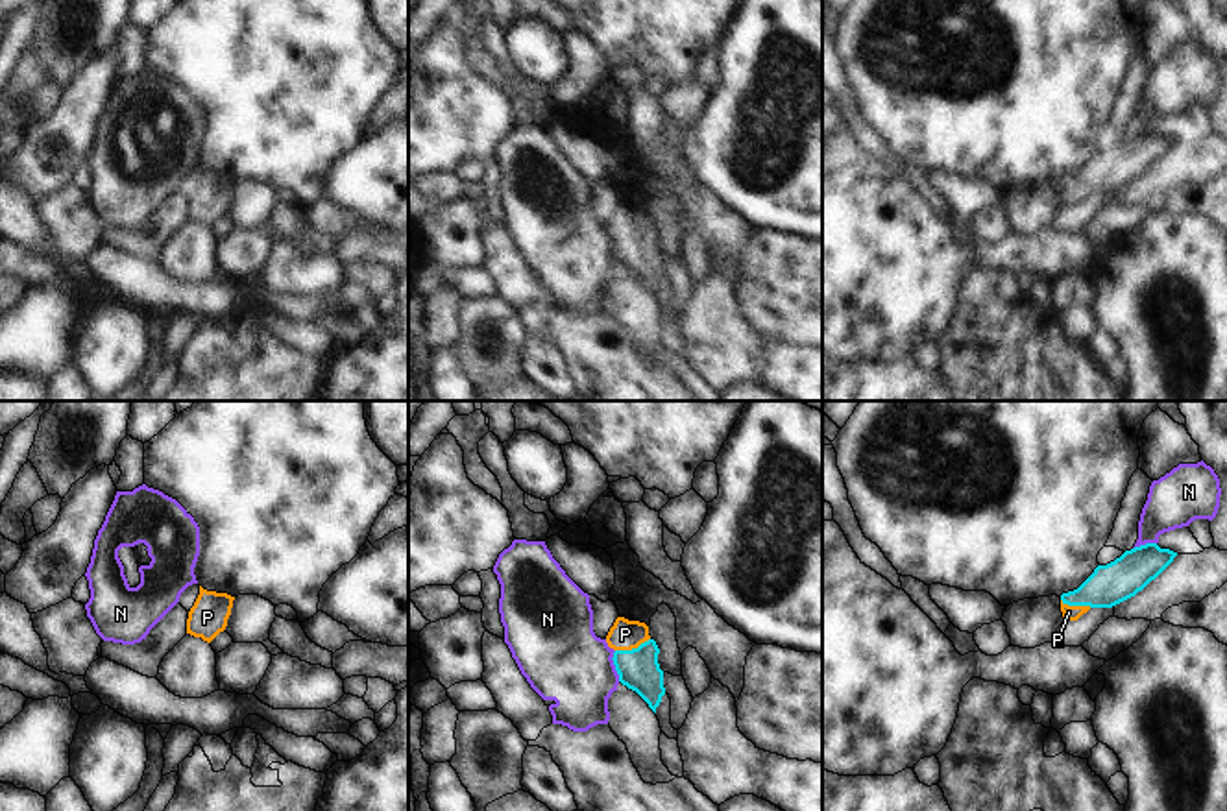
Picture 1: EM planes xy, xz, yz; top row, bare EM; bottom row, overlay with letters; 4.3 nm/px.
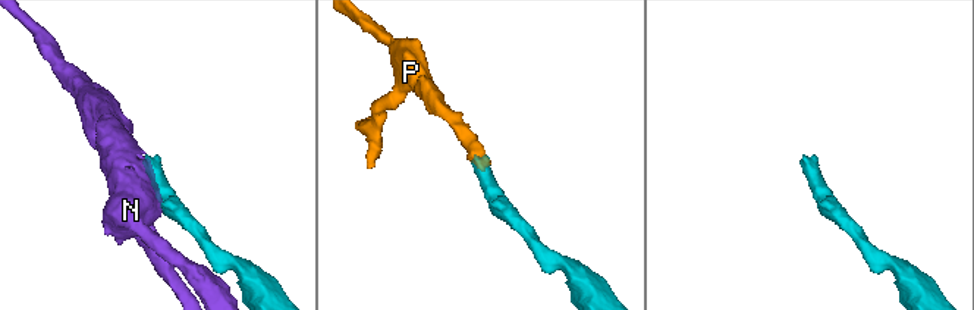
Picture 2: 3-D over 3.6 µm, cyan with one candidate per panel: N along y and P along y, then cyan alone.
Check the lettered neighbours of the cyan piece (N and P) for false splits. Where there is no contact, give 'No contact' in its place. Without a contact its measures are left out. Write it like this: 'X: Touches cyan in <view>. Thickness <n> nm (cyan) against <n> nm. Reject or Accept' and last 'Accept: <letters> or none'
N: Touches cyan in xz. Thickness 180 nm (cyan) against 360 nm. Reject
P: Touches cyan in xz. Thickness 180 nm (cyan) against 130 nm. Accept
Accept: P.

